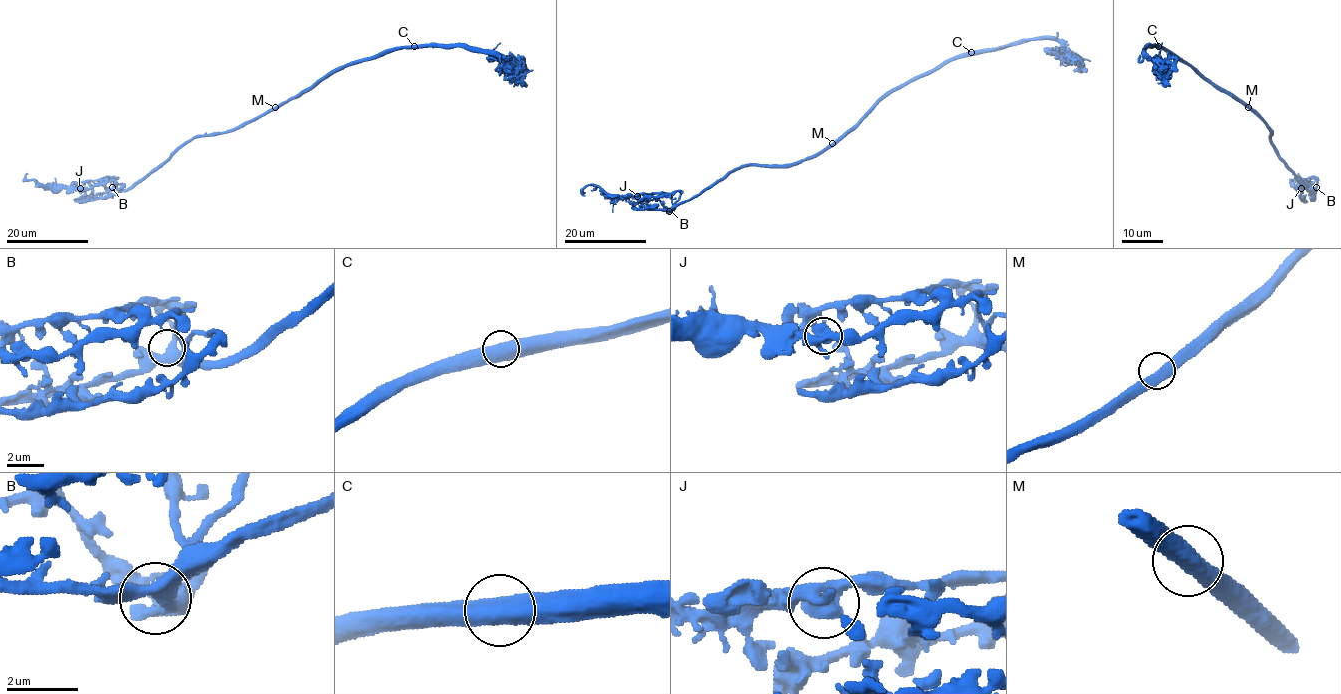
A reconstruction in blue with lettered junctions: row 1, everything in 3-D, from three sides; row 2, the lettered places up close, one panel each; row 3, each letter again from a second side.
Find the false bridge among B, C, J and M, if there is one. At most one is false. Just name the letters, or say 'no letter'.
no letter

